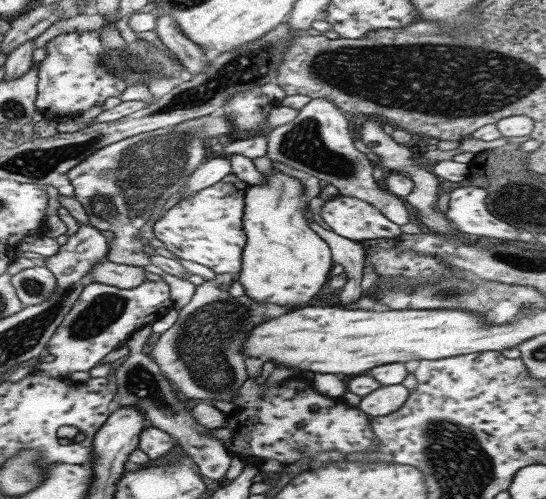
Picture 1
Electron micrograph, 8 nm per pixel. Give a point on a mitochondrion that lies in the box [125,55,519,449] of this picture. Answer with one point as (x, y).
(202, 344)

